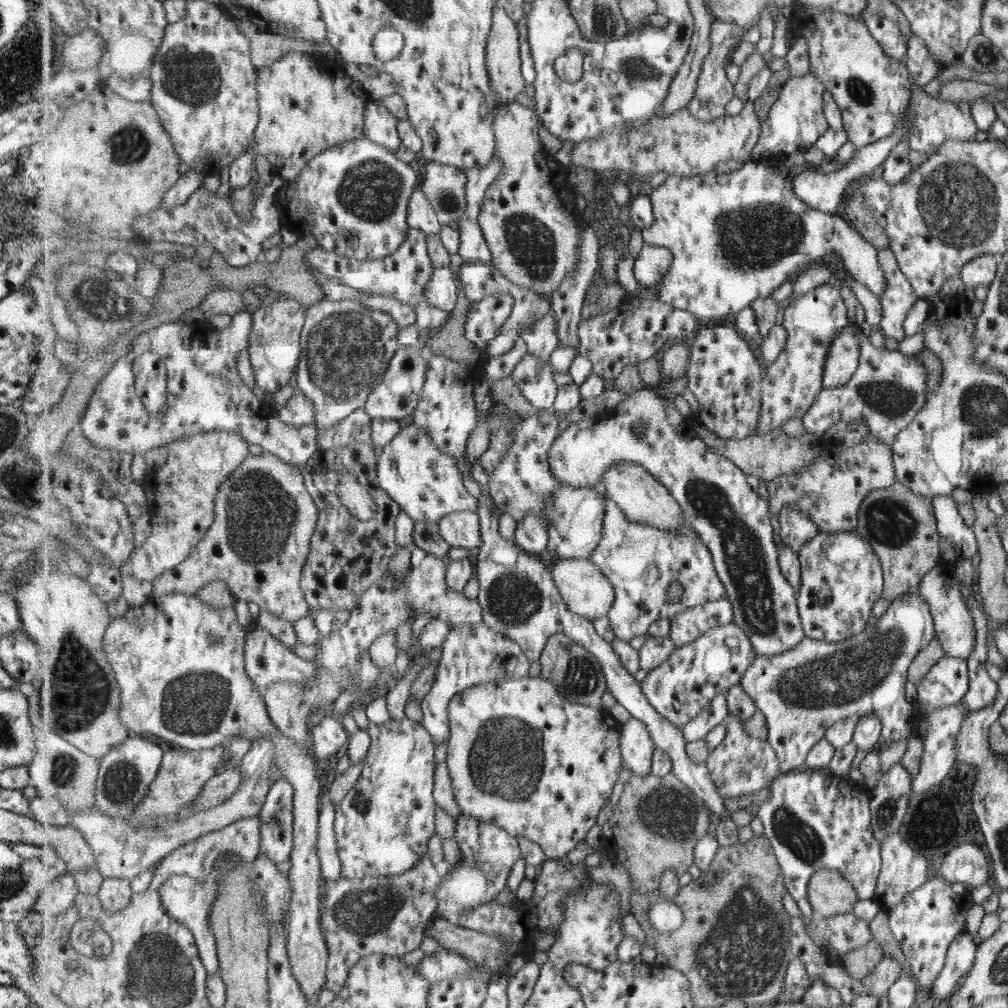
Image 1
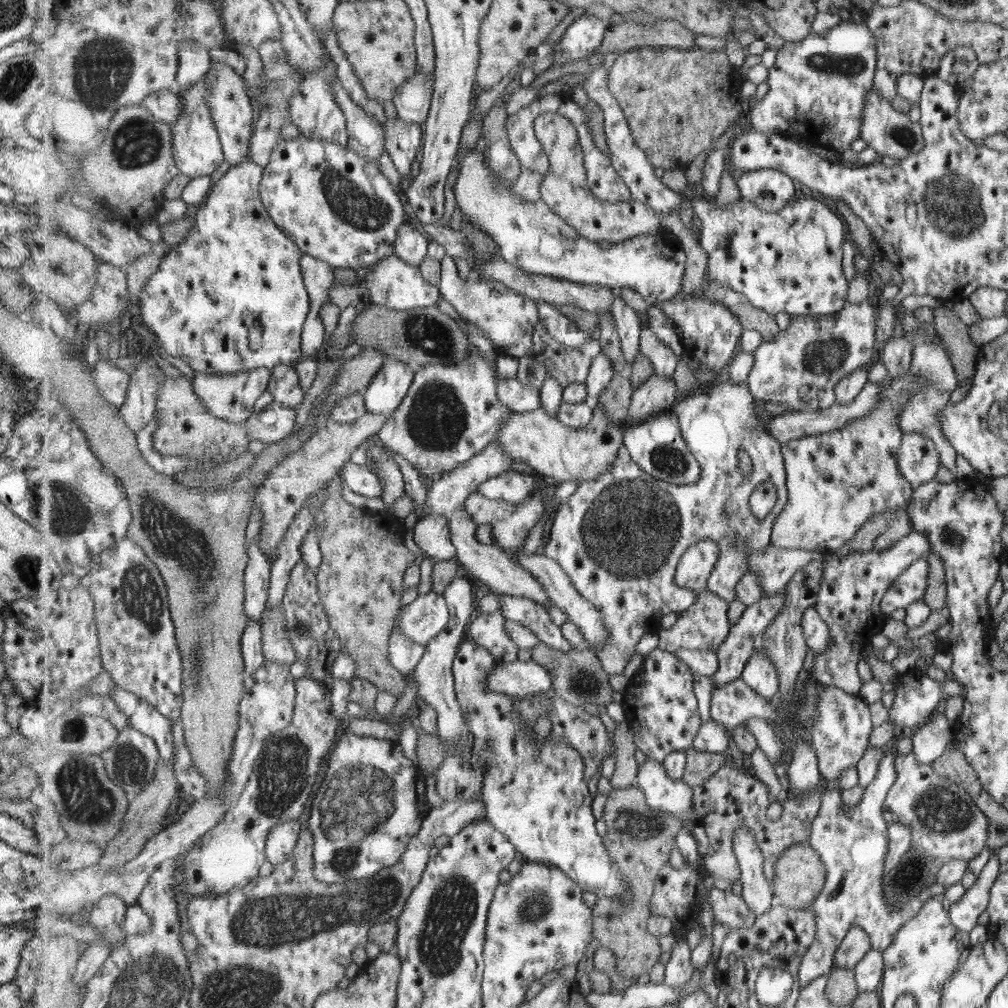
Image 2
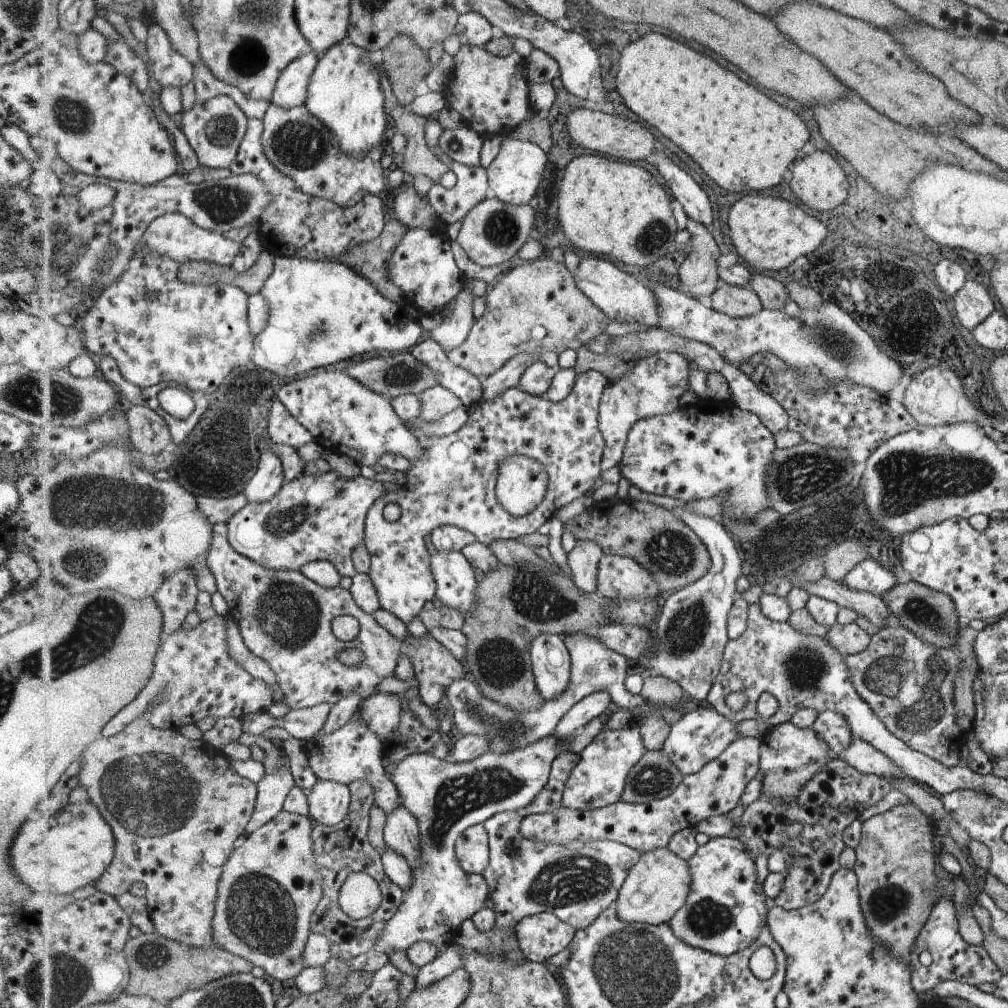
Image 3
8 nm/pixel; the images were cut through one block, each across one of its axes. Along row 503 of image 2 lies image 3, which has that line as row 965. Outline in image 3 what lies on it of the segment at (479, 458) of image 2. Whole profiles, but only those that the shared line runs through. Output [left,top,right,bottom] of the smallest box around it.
[412,944,465,989]

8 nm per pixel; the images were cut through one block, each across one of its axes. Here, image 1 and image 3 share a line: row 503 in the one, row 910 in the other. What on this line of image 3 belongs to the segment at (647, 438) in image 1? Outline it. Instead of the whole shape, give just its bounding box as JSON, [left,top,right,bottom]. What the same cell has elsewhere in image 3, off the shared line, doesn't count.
[669,836,770,957]

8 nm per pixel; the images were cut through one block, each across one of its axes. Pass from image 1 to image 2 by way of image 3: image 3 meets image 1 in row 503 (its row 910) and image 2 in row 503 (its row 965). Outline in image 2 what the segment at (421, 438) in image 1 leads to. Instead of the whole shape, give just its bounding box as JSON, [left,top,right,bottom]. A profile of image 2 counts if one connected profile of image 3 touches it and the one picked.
[339,461,384,505]

